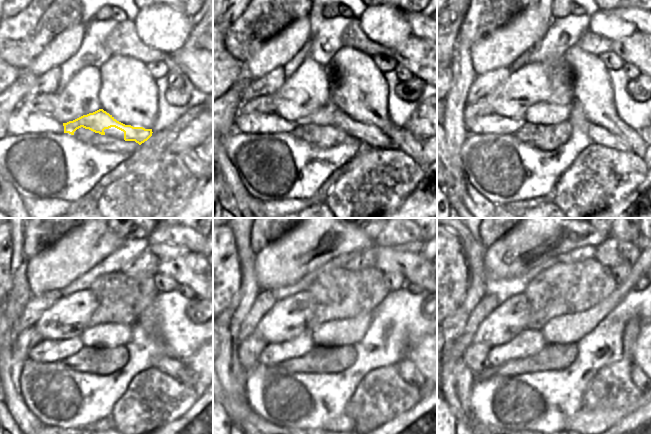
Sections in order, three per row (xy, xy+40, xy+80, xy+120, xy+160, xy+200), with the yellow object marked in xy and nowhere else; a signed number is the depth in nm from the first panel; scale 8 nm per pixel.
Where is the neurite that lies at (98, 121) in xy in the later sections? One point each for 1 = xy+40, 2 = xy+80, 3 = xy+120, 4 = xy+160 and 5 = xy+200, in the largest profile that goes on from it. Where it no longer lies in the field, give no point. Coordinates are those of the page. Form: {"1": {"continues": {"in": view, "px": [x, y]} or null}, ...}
{"1": {"continues": {"in": "xy+40", "px": [369, 135]}}, "2": {"continues": {"in": "xy+80", "px": [598, 136]}}, "3": {"continues": {"in": "xy+120", "px": [179, 370]}}, "4": {"continues": {"in": "xy+160", "px": [407, 370]}}, "5": {"continues": {"in": "xy+200", "px": [637, 376]}}}

